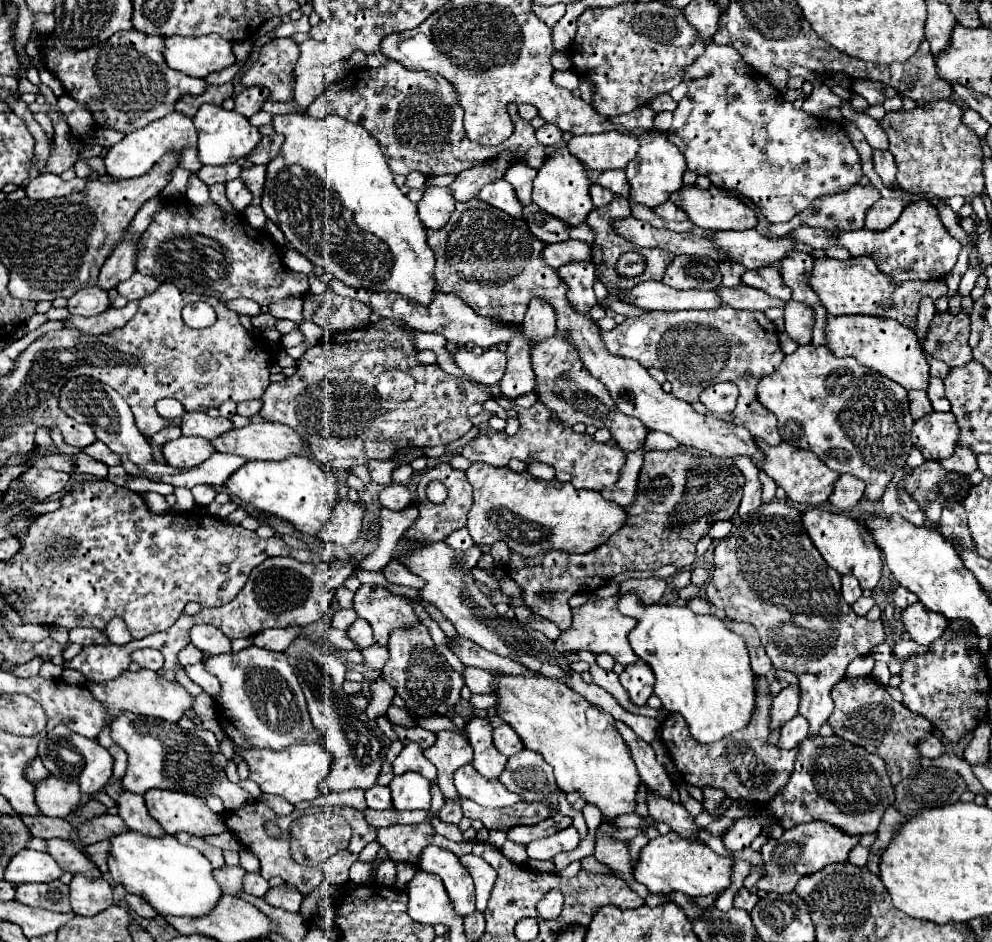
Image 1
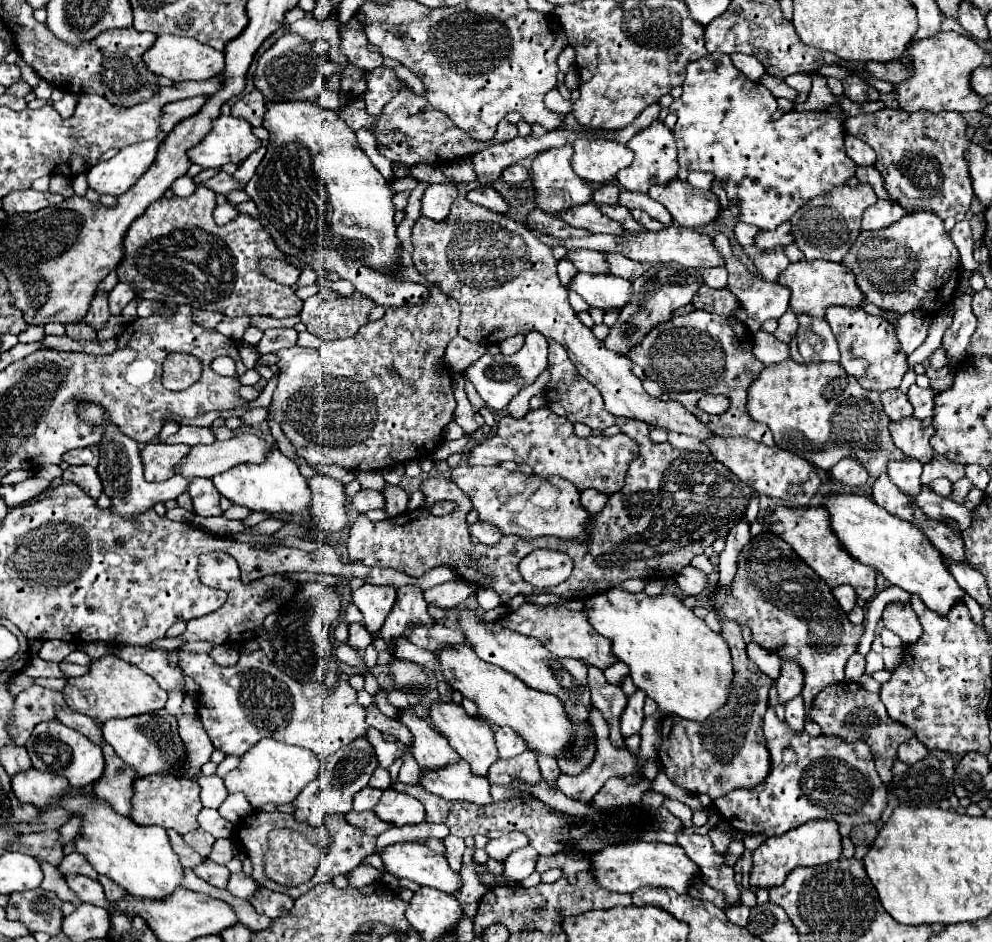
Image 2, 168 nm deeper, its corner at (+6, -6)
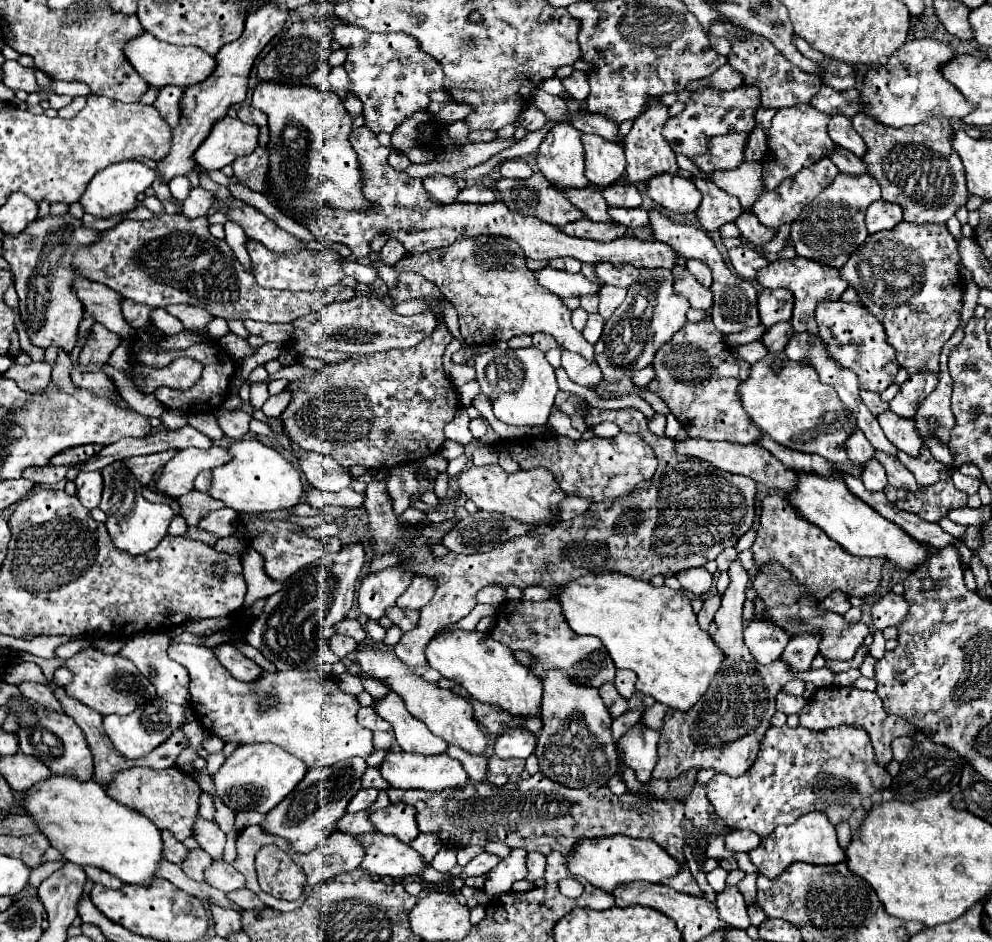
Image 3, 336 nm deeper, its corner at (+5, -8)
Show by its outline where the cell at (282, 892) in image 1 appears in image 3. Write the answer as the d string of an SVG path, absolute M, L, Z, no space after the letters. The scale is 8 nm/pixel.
M239 889L239 891L231 891L229 893L229 899L233 899L237 905L245 907L245 909L269 909L253 891L249 889Z

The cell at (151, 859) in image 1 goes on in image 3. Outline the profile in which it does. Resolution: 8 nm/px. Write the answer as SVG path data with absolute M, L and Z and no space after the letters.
M55 775L37 783L25 793L25 809L37 821L41 833L75 865L99 867L127 885L149 887L163 861L161 831L141 813L119 805L95 781L77 781L67 775Z

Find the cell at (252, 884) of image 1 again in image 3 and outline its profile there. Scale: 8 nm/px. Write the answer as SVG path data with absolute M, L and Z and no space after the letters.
M213 861L213 865L205 871L207 875L207 883L215 889L221 889L225 893L229 891L237 891L245 887L245 879L239 871L235 871L235 867L223 863L223 861Z

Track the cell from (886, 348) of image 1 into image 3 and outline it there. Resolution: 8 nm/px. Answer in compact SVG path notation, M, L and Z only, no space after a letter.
M821 301L815 313L819 335L827 343L829 355L843 367L851 369L859 377L859 387L867 391L885 391L897 371L899 363L895 363L895 349L885 341L883 325L859 303L845 303L845 301Z

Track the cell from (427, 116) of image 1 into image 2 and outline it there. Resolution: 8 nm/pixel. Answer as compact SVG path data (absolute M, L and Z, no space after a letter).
M406 89L406 93L398 93L398 97L394 97L394 101L390 101L390 105L386 105L386 109L384 109L382 117L378 117L378 121L374 121L374 117L370 117L366 113L366 107L362 105L362 97L352 97L348 101L348 105L338 111L338 115L348 123L348 127L352 131L356 131L356 129L372 129L376 139L378 139L378 151L386 159L404 163L408 167L418 165L418 163L432 163L432 165L452 163L452 161L470 157L474 151L482 151L488 145L496 145L496 143L508 141L508 139L518 135L516 125L512 125L512 123L508 123L504 119L504 121L498 123L496 133L490 139L490 143L476 141L470 135L466 135L462 129L458 129L450 121L450 117L446 117L446 113L434 109L426 101L426 97L414 95L412 89Z

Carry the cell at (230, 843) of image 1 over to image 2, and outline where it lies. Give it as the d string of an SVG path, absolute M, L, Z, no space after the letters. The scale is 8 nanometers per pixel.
M196 829L196 831L192 831L192 833L186 833L186 835L184 835L184 841L186 841L192 849L196 849L202 857L208 857L210 851L212 851L212 845L214 845L214 837L212 837L210 833L202 831L202 829Z

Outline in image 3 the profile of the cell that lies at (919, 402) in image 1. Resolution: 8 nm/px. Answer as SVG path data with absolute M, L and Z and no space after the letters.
M861 391L861 399L867 405L867 409L873 415L881 415L881 411L889 411L889 403L881 399L879 393L869 393L869 391Z

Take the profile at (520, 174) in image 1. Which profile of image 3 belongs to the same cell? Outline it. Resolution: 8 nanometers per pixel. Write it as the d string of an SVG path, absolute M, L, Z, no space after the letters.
M509 159L509 161L503 161L501 167L499 167L501 175L503 177L519 177L519 179L527 179L533 171L531 167L523 161L523 159Z

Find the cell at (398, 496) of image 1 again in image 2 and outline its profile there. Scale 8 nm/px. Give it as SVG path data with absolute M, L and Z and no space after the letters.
M360 489L352 499L350 499L352 507L358 511L358 513L364 513L364 511L370 511L370 509L382 509L386 505L384 501L384 495L380 491L370 491L370 489Z

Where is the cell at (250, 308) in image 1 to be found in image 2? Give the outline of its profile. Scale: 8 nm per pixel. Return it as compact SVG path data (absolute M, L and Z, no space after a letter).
M192 311L192 321L196 321L198 325L202 325L204 329L214 329L220 321L222 321L222 313L212 313L212 311Z

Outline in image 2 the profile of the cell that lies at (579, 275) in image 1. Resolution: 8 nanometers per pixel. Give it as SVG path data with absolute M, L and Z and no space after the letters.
M564 257L558 261L558 277L560 277L562 285L566 285L566 281L570 281L570 277L574 277L574 273L576 273L576 267L572 265L570 259Z

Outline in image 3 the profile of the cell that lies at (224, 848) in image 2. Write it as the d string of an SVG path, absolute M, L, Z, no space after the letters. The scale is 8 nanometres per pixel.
M197 817L195 827L193 827L193 837L197 839L199 847L203 851L207 851L213 859L221 859L223 857L223 849L225 849L225 833L211 821Z

